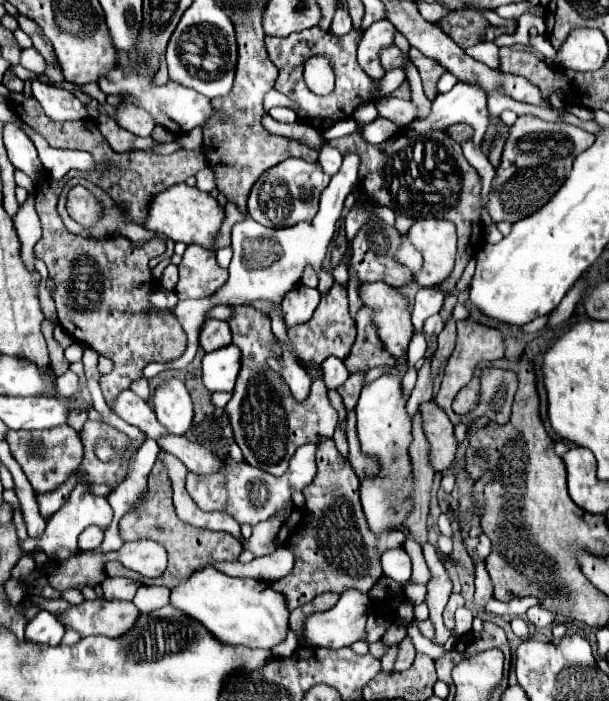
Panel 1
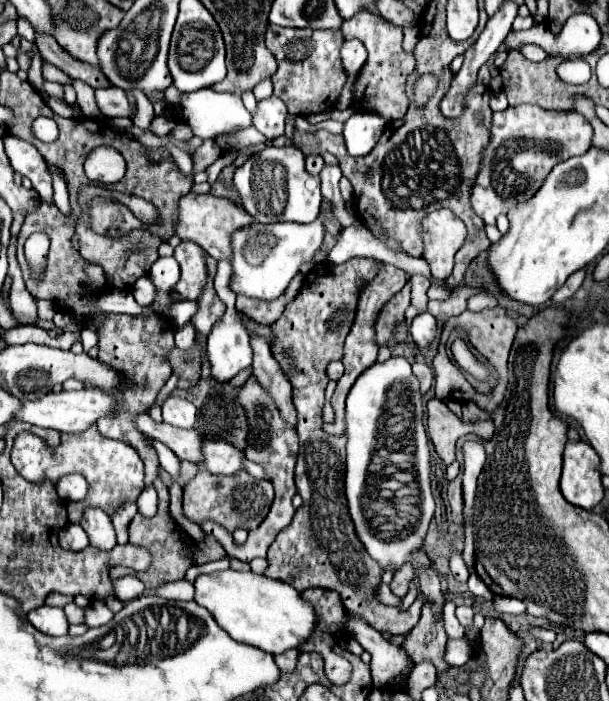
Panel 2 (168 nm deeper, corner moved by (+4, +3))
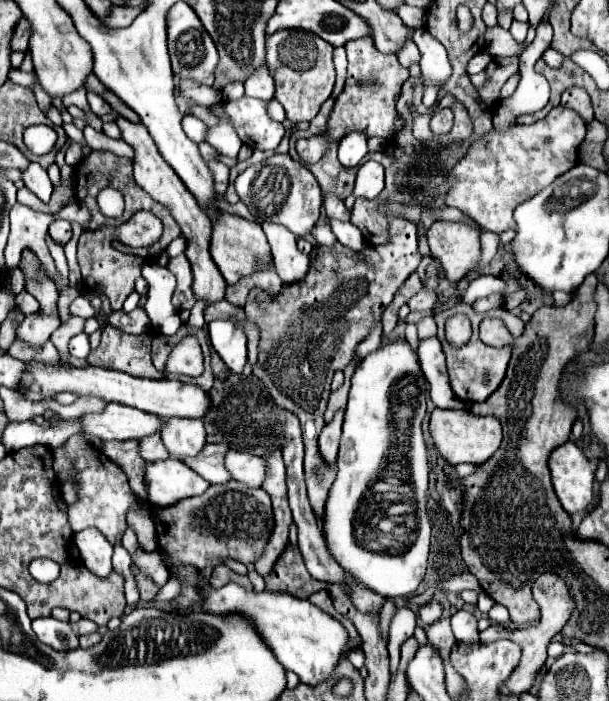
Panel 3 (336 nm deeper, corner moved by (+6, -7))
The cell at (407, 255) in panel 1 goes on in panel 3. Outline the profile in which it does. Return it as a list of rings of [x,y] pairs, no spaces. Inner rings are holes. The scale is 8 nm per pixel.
[[[426,316],[422,320],[416,322],[418,326],[418,338],[428,338],[428,336],[436,336],[436,322],[432,320],[432,316]]]

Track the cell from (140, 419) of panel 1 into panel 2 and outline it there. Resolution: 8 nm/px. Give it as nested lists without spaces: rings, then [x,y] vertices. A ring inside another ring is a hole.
[[[140,414],[136,418],[136,426],[142,434],[148,438],[156,438],[162,444],[166,444],[178,458],[186,458],[192,462],[202,462],[202,450],[200,446],[204,444],[204,438],[196,430],[178,430],[168,424],[156,424],[150,414]]]

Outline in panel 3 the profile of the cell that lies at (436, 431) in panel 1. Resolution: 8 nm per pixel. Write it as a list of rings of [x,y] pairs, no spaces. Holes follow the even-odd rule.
[[[440,410],[430,416],[430,436],[442,454],[442,458],[456,466],[462,462],[482,464],[486,462],[502,442],[502,426],[494,416],[474,416],[468,410]]]

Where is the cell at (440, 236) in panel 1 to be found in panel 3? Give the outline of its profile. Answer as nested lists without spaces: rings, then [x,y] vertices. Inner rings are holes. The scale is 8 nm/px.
[[[434,222],[428,244],[440,260],[440,274],[448,282],[460,282],[480,260],[480,230],[460,222]]]

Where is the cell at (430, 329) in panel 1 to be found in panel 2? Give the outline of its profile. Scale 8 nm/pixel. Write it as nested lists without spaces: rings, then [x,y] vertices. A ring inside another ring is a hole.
[[[428,312],[418,314],[418,316],[412,320],[410,334],[412,334],[414,342],[416,342],[420,348],[428,348],[428,346],[432,344],[432,340],[436,338],[436,334],[438,334],[436,318],[434,318],[432,314],[428,314]]]

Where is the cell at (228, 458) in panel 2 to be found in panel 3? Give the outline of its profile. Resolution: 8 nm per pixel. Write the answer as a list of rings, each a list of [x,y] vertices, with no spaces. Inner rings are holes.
[[[228,450],[224,464],[232,480],[244,482],[250,488],[258,488],[262,484],[262,476],[264,476],[262,458],[244,454],[244,452],[236,452],[236,450]]]

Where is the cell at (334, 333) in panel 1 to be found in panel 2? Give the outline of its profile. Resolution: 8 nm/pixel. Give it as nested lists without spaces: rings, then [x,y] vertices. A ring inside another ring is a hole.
[[[352,258],[344,264],[316,264],[304,280],[296,298],[284,308],[284,314],[270,326],[274,332],[272,356],[292,384],[294,406],[298,410],[300,454],[296,464],[296,488],[304,504],[296,510],[292,522],[276,536],[268,550],[266,576],[292,584],[298,592],[306,588],[336,590],[350,614],[364,618],[378,632],[406,634],[420,620],[422,600],[416,600],[410,610],[384,606],[376,592],[382,582],[382,570],[358,540],[348,516],[344,496],[346,470],[346,436],[330,436],[322,430],[324,390],[330,382],[326,366],[342,358],[344,340],[356,316],[356,302],[364,282],[358,276],[376,274],[382,262],[372,258]]]

